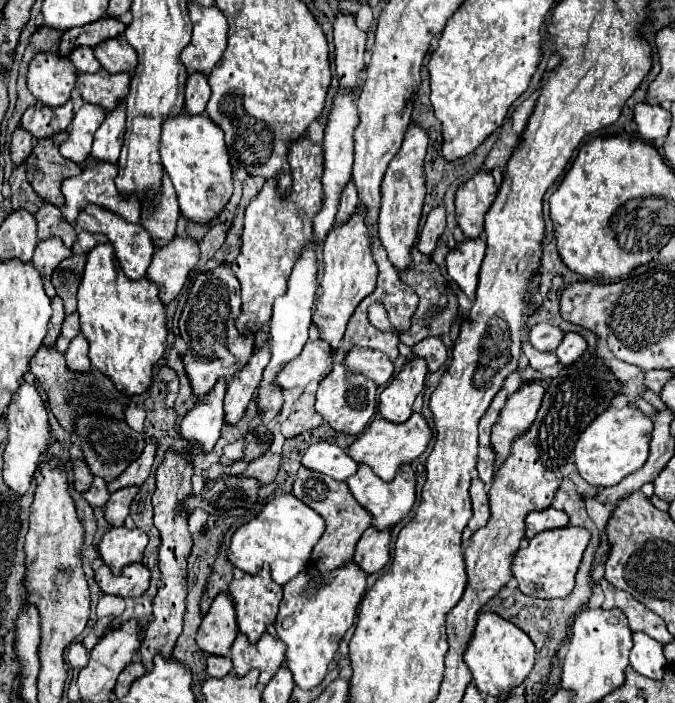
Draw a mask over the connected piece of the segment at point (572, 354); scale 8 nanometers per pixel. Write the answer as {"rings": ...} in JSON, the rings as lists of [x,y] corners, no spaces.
{"rings":[[[567,332],[555,352],[557,352],[557,358],[561,364],[571,364],[585,352],[585,348],[587,348],[587,342],[581,334]]]}

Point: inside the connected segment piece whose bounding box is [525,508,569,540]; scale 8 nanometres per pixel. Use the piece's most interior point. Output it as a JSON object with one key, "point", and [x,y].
{"point":[536,521]}

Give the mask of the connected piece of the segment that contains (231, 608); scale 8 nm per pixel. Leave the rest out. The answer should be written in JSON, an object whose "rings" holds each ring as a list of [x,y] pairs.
{"rings":[[[221,592],[197,632],[197,646],[207,654],[229,656],[229,648],[239,634],[235,602],[229,592]]]}

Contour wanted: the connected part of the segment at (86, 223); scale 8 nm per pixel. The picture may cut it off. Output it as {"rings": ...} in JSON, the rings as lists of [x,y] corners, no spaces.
{"rings":[[[89,204],[85,206],[85,210],[81,210],[81,214],[77,216],[77,226],[81,230],[87,230],[87,232],[99,232],[99,234],[107,234],[109,236],[109,242],[113,242],[115,246],[115,256],[121,264],[121,268],[127,272],[129,278],[137,280],[137,278],[143,278],[145,272],[147,272],[147,266],[151,264],[151,256],[153,256],[153,250],[155,250],[155,244],[153,240],[149,238],[147,230],[141,226],[141,224],[129,224],[125,218],[121,218],[119,214],[113,214],[111,210],[105,210],[97,204]]]}

